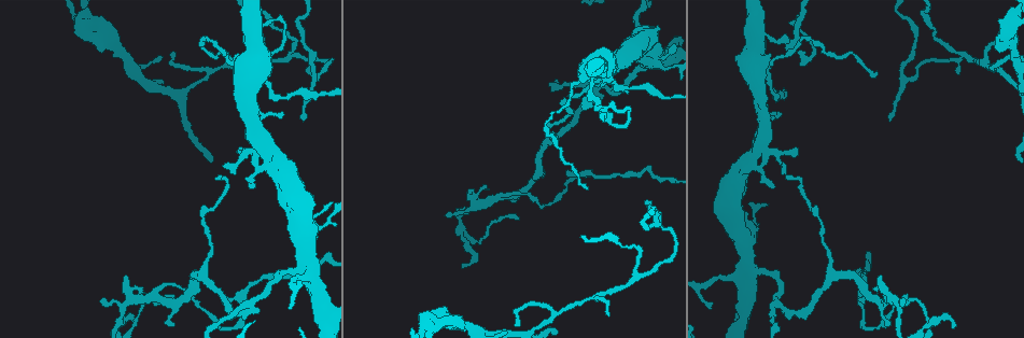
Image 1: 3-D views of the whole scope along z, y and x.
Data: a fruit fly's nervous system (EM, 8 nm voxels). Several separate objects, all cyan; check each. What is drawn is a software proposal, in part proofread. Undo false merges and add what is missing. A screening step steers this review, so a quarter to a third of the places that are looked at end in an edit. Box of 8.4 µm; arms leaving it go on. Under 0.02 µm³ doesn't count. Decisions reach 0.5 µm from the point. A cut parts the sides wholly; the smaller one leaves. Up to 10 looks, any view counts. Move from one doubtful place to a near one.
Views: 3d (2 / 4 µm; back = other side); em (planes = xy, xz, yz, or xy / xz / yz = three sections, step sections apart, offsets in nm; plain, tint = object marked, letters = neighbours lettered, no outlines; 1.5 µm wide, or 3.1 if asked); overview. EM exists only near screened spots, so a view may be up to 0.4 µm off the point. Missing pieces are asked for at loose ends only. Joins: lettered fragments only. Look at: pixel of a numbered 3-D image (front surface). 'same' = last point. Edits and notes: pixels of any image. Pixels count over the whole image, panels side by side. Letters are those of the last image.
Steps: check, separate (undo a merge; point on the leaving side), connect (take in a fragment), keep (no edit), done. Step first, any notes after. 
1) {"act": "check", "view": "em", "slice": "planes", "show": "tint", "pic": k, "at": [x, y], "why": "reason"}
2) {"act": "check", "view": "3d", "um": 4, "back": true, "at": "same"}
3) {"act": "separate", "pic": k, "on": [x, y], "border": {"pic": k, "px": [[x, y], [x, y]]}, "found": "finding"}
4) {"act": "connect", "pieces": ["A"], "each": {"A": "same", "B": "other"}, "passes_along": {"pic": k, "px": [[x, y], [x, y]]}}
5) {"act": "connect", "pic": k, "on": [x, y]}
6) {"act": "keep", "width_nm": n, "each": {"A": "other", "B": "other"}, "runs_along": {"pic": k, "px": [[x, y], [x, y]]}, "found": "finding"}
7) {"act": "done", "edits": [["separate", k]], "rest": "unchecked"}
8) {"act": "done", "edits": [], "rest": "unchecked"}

{"act": "check", "view": "3d", "um": 4, "pic": 1, "at": [503, 197], "why": "two arms in line, one across"}

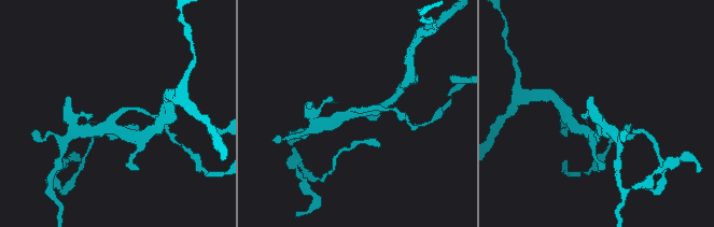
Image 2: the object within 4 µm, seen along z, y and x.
{"act": "check", "view": "em", "slice": "planes", "show": "tint", "pic": 2, "at": [118, 130]}

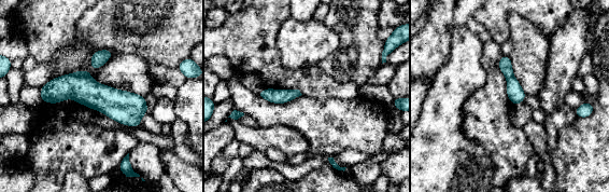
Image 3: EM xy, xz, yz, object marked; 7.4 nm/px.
{"act": "check", "view": "em", "slice": "planes", "show": "letters", "at": "same", "why": "what lies round it"}

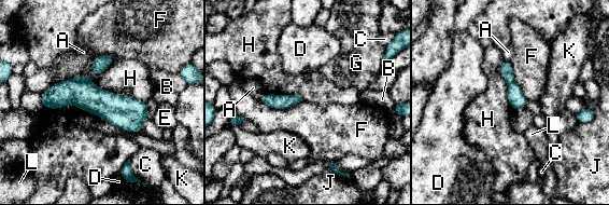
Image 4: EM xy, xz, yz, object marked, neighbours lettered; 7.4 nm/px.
{"act": "keep", "each": {"A": "other", "B": "other", "C": "other", "D": "other", "E": "other", "F": "other", "G": "other", "H": "other", "J": "other", "K": "other", "L": "other"}, "runs_along": {"pic": 4, "px": [[44, 95], [85, 95], [145, 115]]}, "found": "all the same neuron"}

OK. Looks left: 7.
{"act": "check", "view": "em", "slice": "xz", "step": 8, "show": "tint", "pic": 1, "at": [607, 313], "why": "branch stops here"}

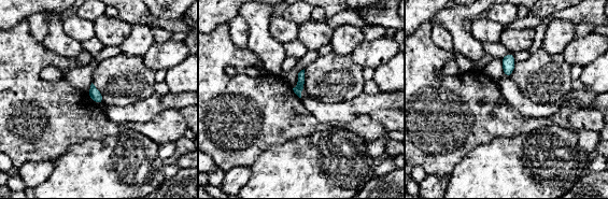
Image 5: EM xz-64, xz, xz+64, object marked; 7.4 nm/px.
{"act": "check", "view": "em", "slice": "xz", "step": 8, "show": "letters", "at": "same"}

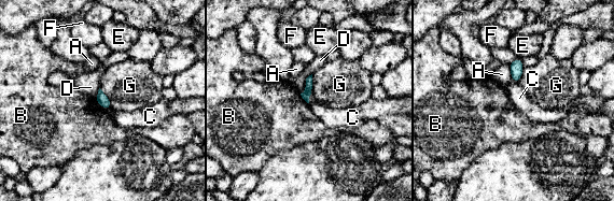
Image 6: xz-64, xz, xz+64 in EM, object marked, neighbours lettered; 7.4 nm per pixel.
{"act": "keep", "each": {"A": "other", "B": "other", "C": "other", "D": "other", "E": "other", "F": "other", "G": "other"}, "border": {"pic": 6, "px": [[95, 97], [107, 111]]}, "found": "no lettered fragment goes on from it"}

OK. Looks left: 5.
{"act": "check", "view": "3d", "um": 2, "pic": 1, "at": [638, 246], "why": "abrupt turn"}

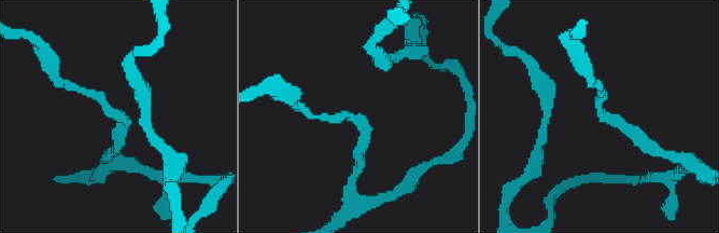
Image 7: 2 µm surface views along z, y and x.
{"act": "check", "view": "em", "slice": "xy", "step": 8, "show": "tint", "pic": 7, "at": [119, 116]}

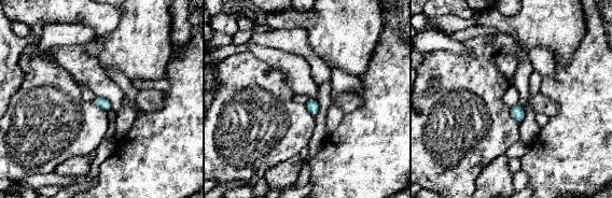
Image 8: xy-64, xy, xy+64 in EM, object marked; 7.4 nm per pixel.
{"act": "check", "view": "em", "slice": "planes", "show": "letters", "at": "same", "why": "another direction"}

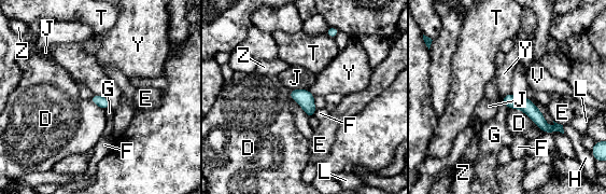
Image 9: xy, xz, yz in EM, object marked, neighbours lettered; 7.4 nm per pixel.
{"act": "keep", "width_nm": 90, "longest_contact_nm": ["D", 300], "each": {"D": "other", "E": "other", "F": "other", "G": "other", "H": "other", "J": "other", "L": "other", "T": "other", "V": "other", "Y": "other", "Z": "other"}, "found": "continuous, no second neuron"}

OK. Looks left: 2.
{"act": "done", "edits": [], "rest": "unchecked"}

